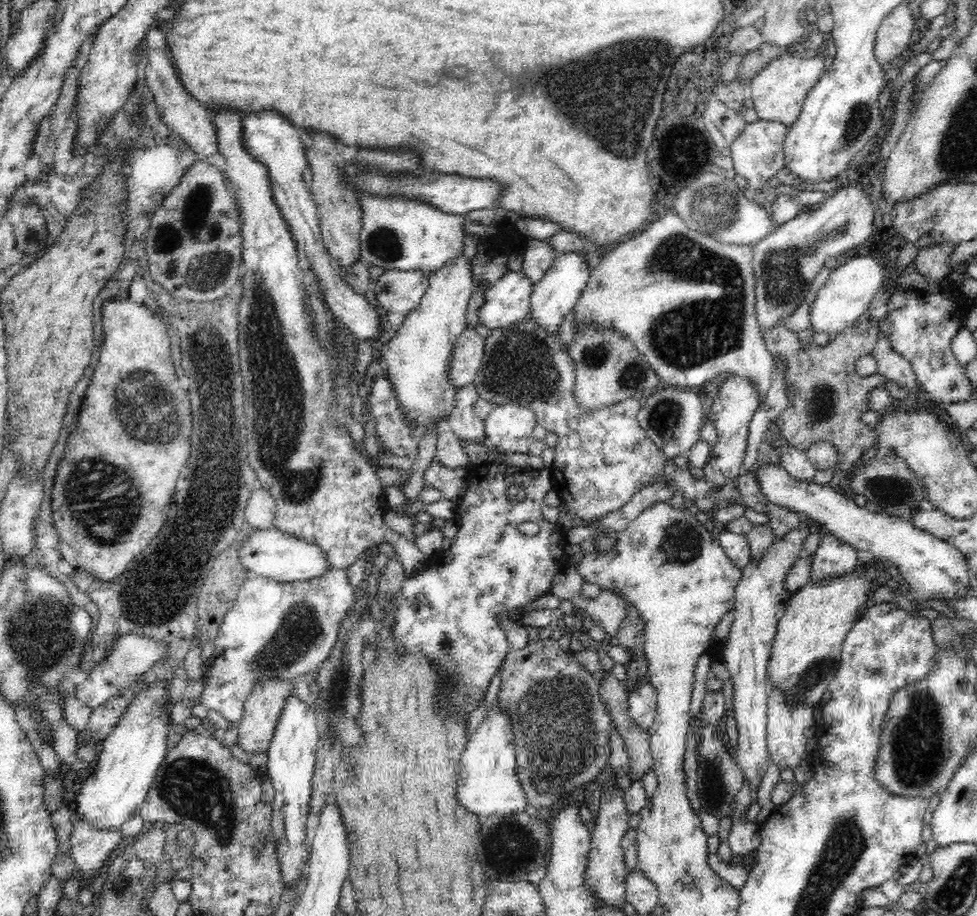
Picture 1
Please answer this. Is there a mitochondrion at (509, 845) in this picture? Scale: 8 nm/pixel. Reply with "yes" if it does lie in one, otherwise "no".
yes

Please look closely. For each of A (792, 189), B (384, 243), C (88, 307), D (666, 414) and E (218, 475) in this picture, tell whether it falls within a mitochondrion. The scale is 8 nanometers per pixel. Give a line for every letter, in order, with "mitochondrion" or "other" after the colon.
A: other
B: mitochondrion
C: other
D: mitochondrion
E: mitochondrion

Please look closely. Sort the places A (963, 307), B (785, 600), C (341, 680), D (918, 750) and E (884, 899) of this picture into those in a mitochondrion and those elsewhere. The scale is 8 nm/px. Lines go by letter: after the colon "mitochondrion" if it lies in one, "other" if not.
A: other
B: other
C: mitochondrion
D: mitochondrion
E: other

